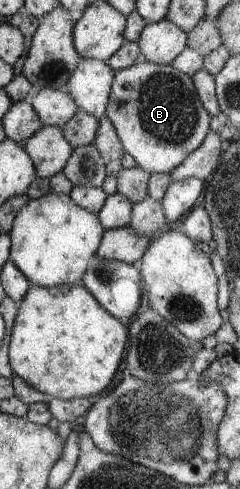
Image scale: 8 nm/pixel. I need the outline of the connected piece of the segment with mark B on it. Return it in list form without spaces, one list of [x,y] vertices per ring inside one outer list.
[[[141,59],[134,65],[115,72],[105,115],[117,131],[125,153],[132,155],[137,165],[149,174],[169,173],[178,167],[204,141],[212,117],[204,109],[189,75],[170,64],[155,64]]]

